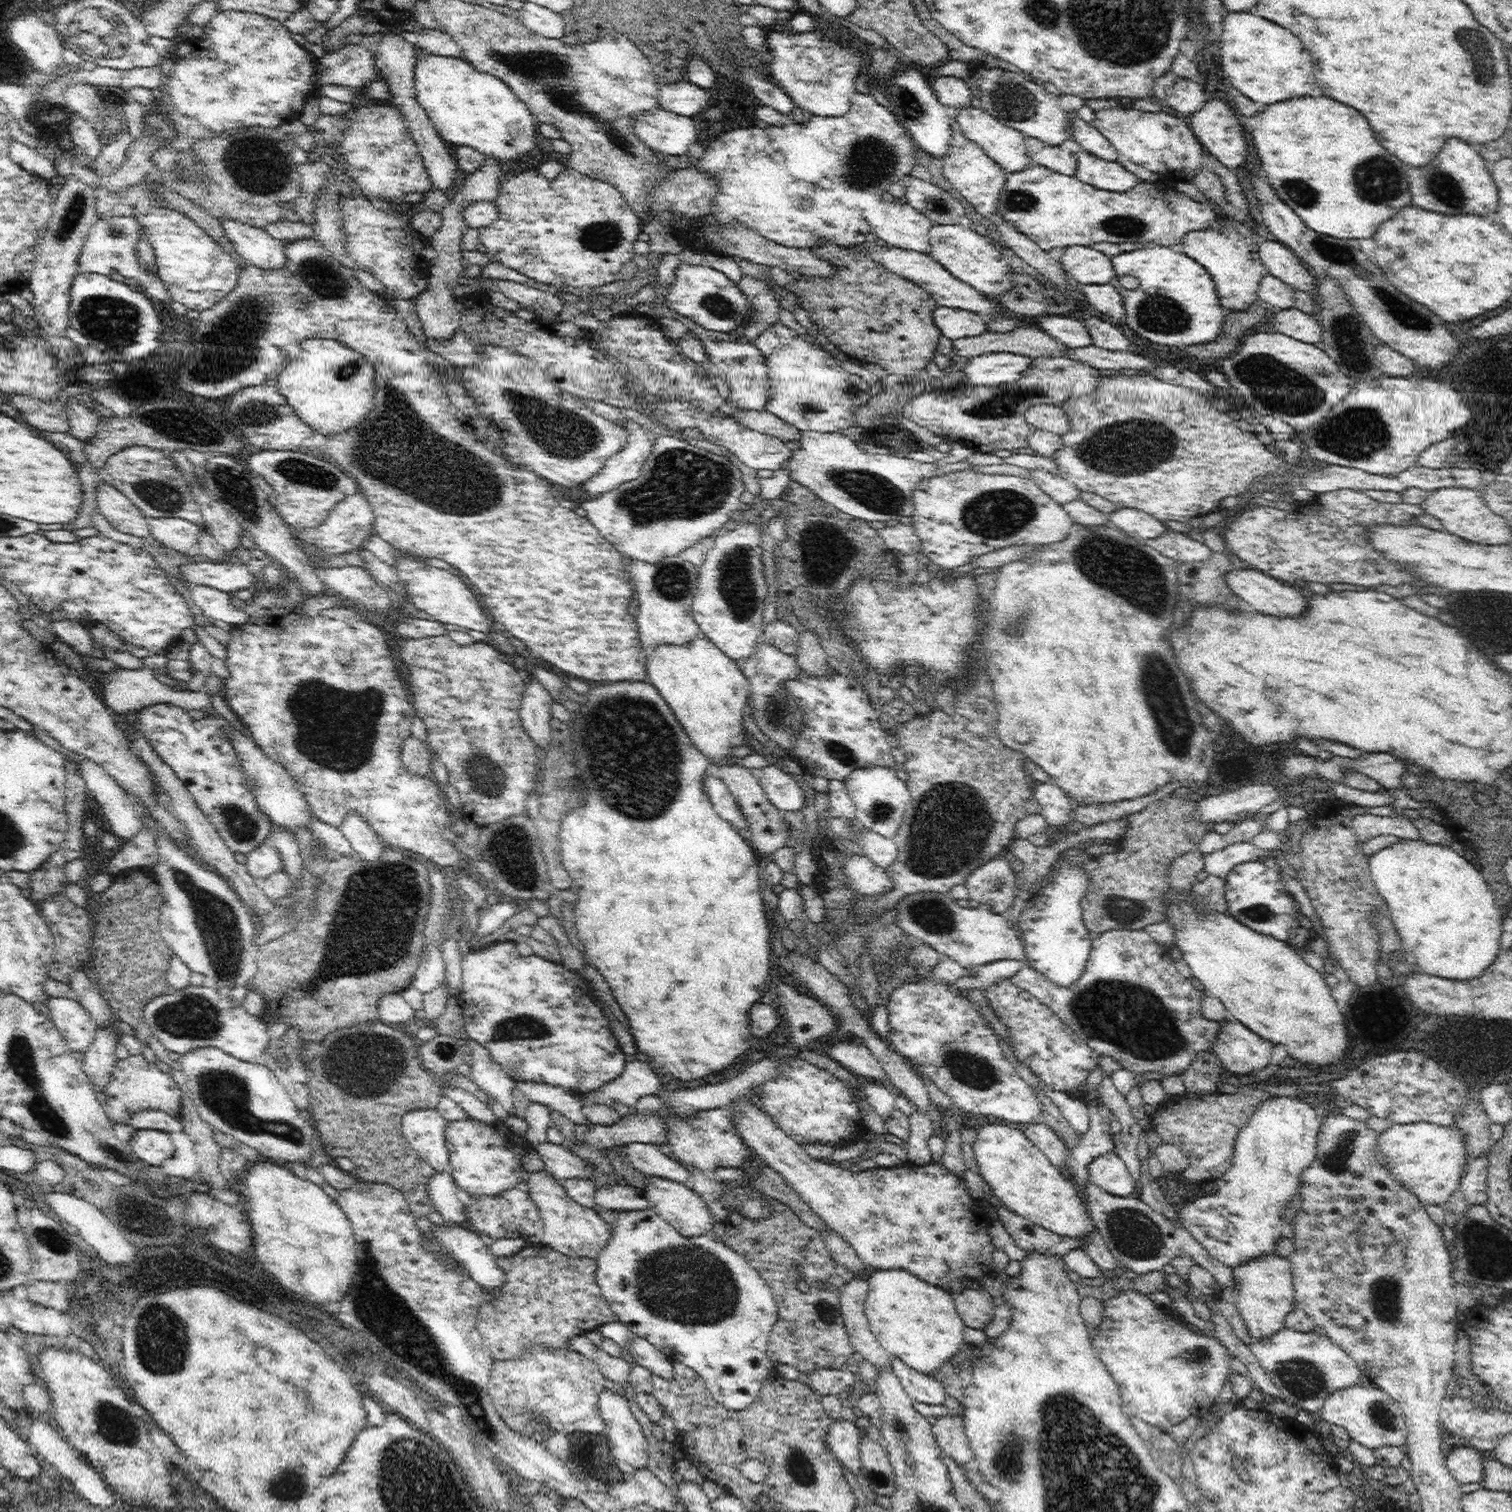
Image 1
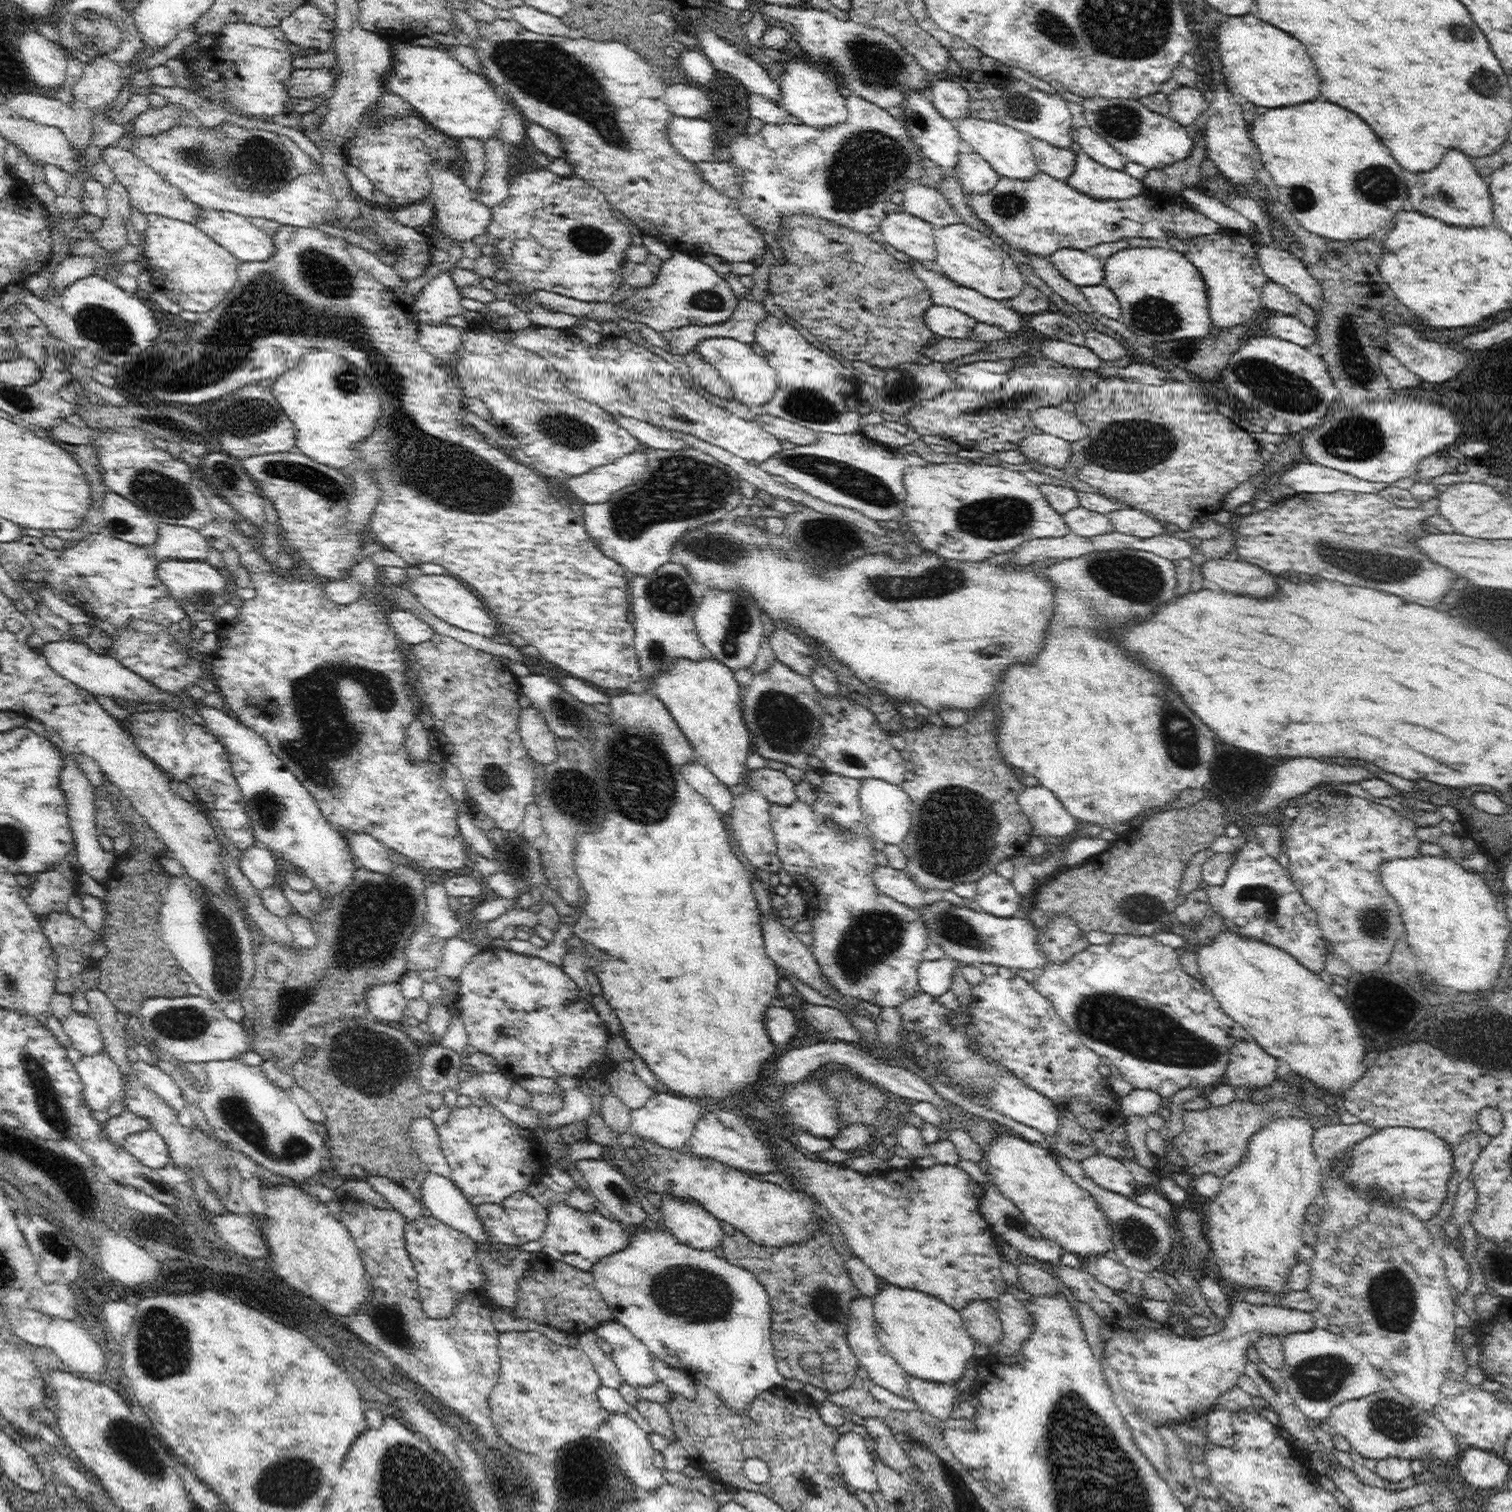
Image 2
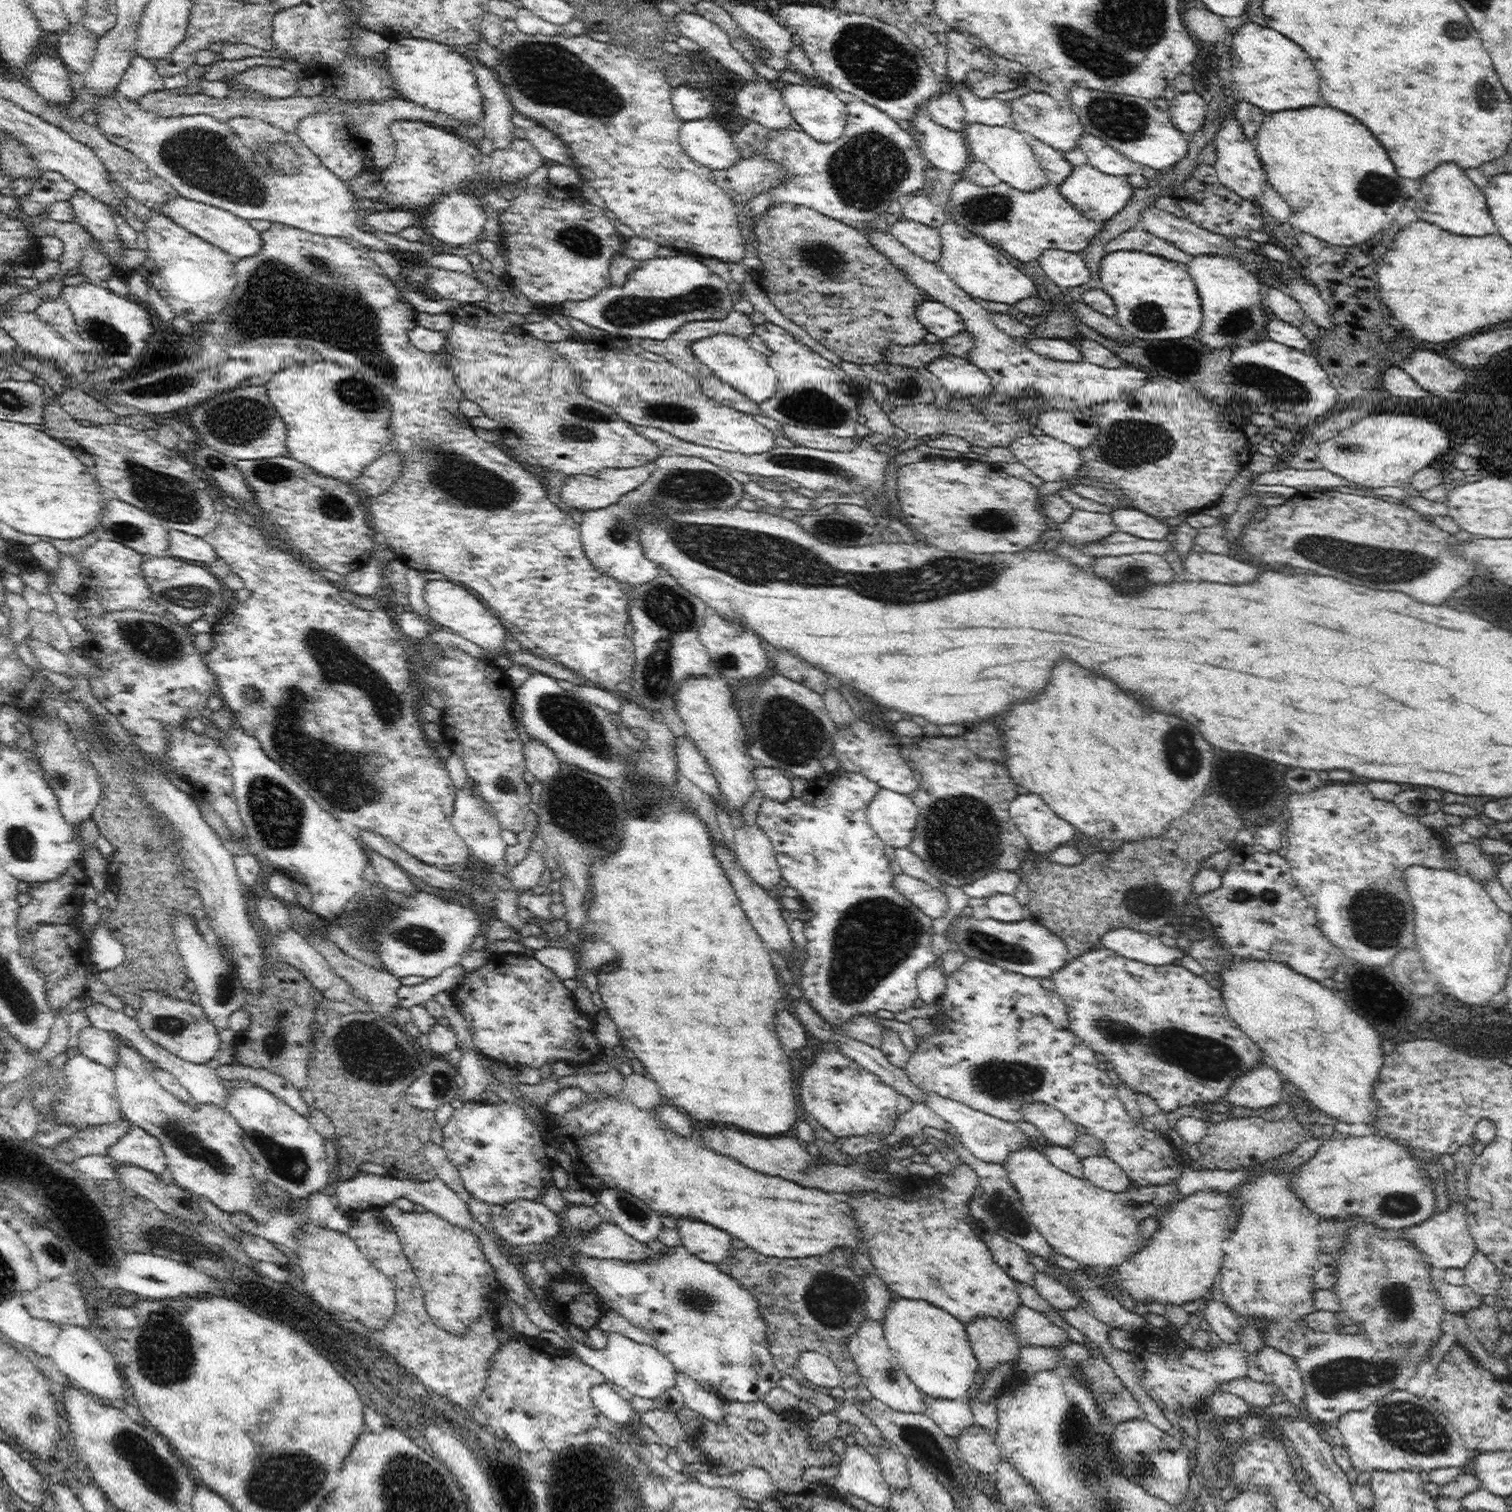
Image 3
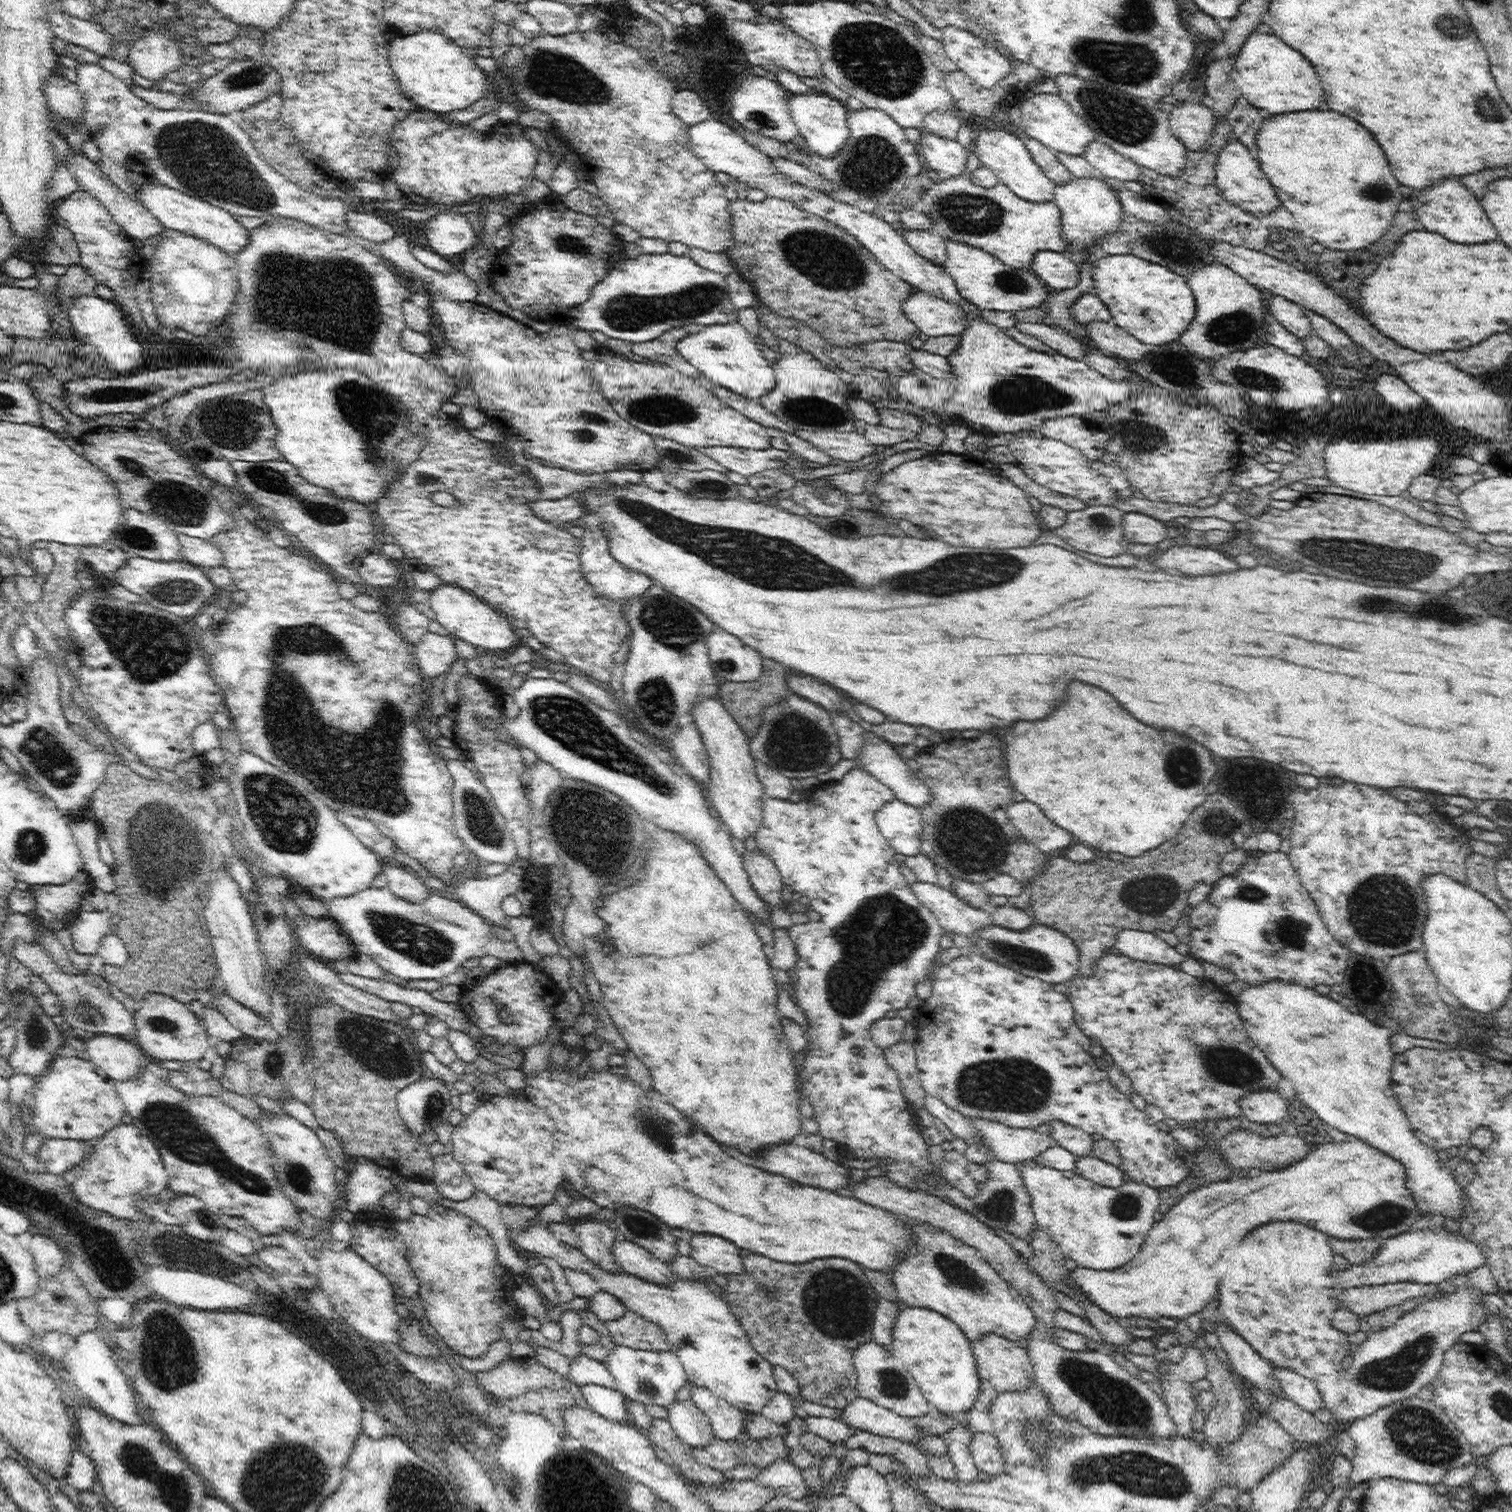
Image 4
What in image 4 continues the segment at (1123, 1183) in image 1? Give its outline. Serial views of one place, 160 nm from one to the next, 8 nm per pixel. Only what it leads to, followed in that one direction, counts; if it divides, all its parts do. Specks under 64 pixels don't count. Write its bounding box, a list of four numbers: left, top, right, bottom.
[1074,1154,1127,1188]

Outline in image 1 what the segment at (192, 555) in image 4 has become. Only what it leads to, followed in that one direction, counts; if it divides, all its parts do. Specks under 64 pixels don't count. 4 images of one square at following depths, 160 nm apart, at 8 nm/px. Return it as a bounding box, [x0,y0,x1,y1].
[149,518,204,556]

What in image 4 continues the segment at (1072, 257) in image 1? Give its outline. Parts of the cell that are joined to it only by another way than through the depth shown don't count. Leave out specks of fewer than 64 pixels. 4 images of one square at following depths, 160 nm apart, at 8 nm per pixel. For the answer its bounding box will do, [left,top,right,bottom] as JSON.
[1030,251,1081,292]

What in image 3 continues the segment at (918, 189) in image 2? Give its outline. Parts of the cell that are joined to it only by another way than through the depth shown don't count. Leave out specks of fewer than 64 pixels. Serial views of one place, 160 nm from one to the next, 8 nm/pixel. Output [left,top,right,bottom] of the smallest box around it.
[901,196,948,229]

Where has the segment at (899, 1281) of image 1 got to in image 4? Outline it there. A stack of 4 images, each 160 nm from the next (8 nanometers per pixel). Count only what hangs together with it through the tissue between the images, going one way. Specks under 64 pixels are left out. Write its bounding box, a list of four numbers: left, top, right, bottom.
[891,1307,982,1416]

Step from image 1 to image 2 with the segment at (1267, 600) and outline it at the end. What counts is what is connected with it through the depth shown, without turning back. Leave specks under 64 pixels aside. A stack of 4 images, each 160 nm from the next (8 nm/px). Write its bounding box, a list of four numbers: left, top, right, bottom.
[1200,557,1274,596]

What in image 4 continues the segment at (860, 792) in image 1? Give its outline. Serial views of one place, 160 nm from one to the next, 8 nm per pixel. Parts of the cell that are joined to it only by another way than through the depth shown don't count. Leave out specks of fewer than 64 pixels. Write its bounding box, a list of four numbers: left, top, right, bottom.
[876,799,922,857]

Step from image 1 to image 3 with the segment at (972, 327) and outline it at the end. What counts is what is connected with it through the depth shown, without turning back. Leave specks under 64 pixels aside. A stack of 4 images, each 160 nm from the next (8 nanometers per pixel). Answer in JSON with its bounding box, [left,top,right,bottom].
[914,297,965,338]

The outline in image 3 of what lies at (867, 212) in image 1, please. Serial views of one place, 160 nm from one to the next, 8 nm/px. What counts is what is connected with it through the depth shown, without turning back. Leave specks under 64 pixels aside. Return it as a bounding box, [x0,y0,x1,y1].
[890,221,942,263]

